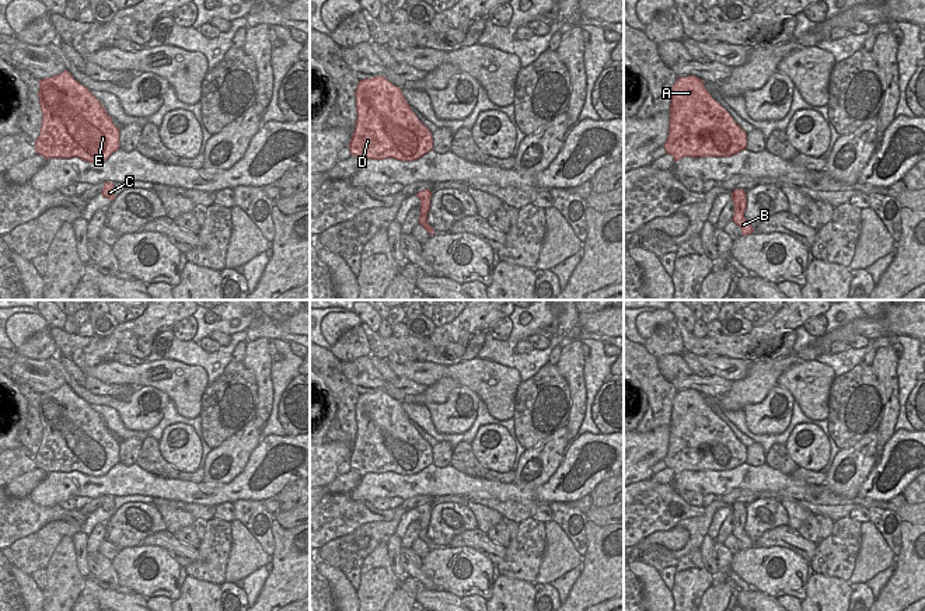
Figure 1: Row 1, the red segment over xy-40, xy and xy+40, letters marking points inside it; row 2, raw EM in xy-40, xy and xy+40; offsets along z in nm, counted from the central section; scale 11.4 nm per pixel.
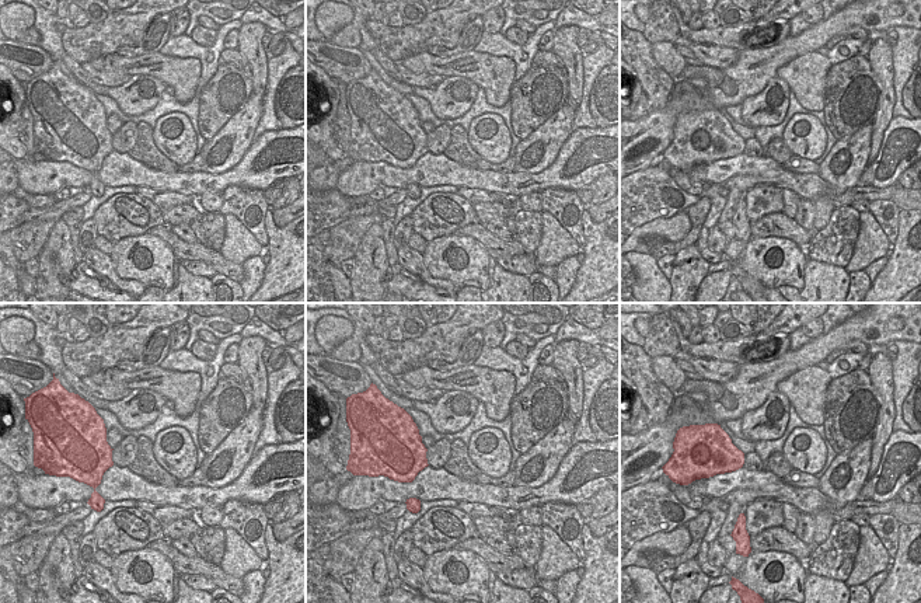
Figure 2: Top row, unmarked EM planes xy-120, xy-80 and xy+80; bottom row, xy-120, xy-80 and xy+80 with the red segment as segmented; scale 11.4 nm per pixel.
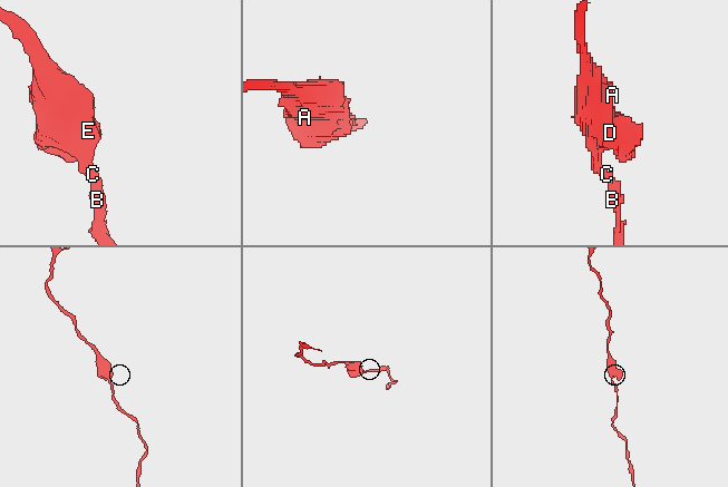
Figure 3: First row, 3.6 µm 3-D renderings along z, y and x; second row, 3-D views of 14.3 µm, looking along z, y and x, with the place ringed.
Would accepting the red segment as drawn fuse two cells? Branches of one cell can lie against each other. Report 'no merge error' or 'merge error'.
no merge error

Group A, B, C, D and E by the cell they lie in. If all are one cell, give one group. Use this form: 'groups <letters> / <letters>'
groups A B C D E

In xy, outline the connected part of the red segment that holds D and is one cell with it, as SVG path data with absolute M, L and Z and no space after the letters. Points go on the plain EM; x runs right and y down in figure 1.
M383 390L360 394L356 402L356 440L349 457L350 468L360 476L373 472L413 475L433 464L432 446L411 423L399 401Z

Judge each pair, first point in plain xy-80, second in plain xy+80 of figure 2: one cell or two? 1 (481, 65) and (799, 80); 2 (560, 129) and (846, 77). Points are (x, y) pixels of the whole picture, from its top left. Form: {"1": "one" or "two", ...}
{"1": "one", "2": "two"}

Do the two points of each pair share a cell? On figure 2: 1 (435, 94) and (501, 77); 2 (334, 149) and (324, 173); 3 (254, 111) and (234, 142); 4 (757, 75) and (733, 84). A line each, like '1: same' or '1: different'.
1: different
2: different
3: same
4: same

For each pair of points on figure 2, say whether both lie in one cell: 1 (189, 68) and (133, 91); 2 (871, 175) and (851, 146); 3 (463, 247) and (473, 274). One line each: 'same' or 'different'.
1: different
2: different
3: same

